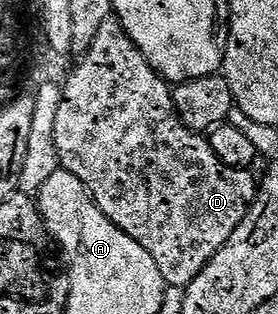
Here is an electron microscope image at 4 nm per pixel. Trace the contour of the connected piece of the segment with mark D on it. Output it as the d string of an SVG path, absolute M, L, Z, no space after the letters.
M112 17L108 21L104 21L104 25L100 25L100 33L96 33L96 41L92 41L86 54L81 56L77 62L74 72L67 77L66 83L61 84L62 100L56 114L55 129L56 153L59 154L58 166L61 170L72 173L72 177L80 177L80 181L86 186L87 193L94 198L96 206L116 226L124 229L124 233L128 233L128 237L140 241L140 245L144 245L144 249L148 249L148 253L152 253L167 288L181 287L184 289L197 277L200 269L204 269L204 265L208 265L208 261L212 257L216 257L216 253L228 241L228 237L232 237L232 233L236 233L236 225L240 225L240 221L244 221L248 209L254 204L256 179L250 176L249 170L232 169L228 165L224 165L224 161L220 161L220 157L216 157L216 153L212 153L209 138L182 123L174 108L171 84L158 75L156 69L152 69L152 65L148 65L144 53L140 53L140 49L134 44L132 37L128 37L124 25L118 22L117 18Z

